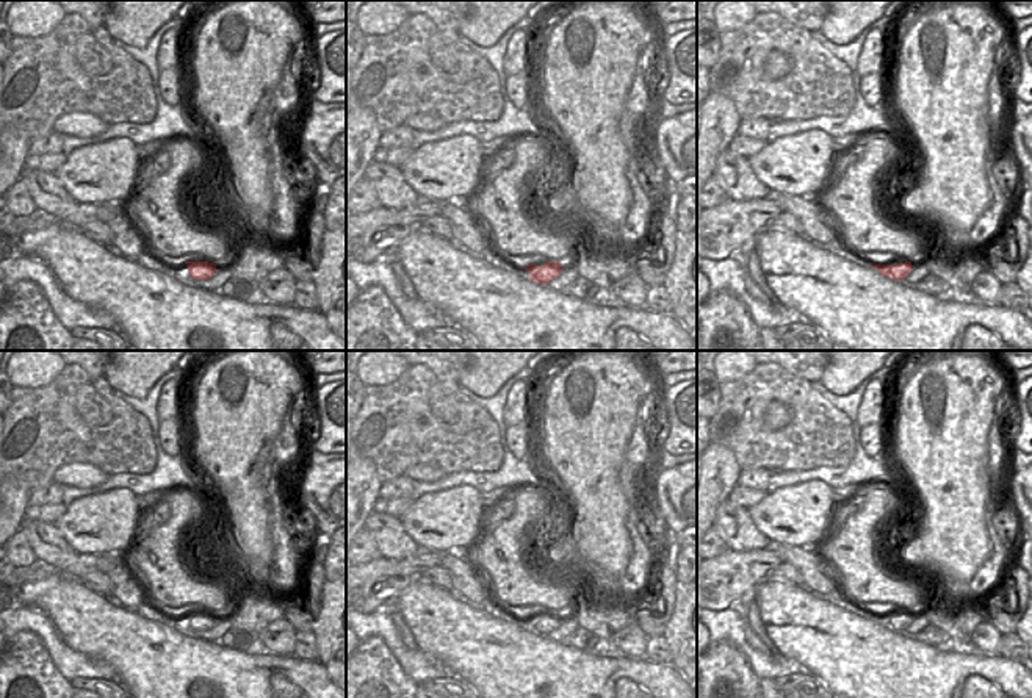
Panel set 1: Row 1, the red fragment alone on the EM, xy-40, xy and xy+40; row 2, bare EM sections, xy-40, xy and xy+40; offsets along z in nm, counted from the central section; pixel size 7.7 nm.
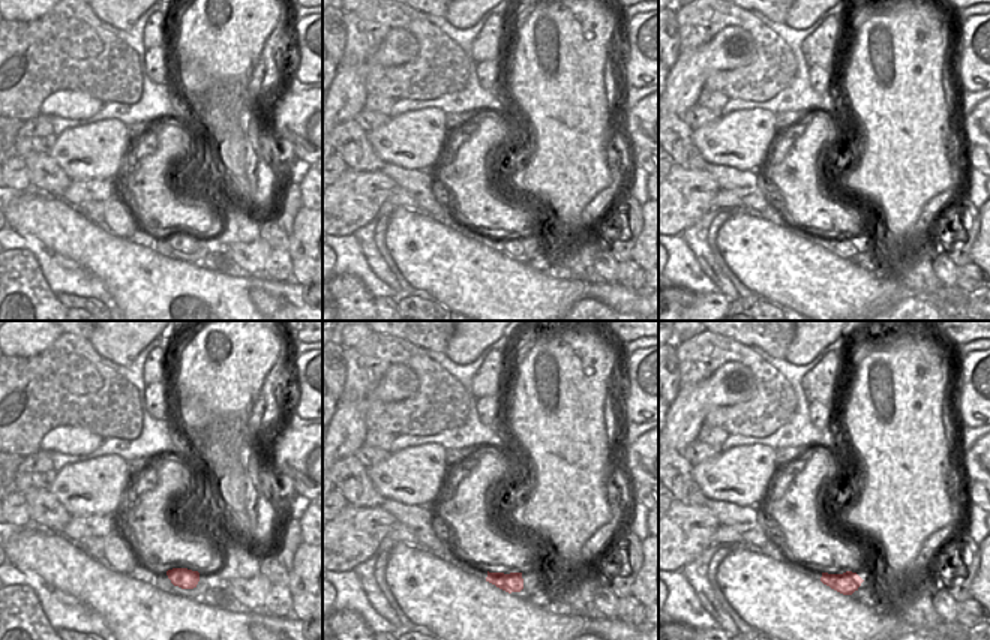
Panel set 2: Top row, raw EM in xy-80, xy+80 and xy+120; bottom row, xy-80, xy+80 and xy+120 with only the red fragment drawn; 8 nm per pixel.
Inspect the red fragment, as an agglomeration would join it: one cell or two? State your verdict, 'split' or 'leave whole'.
leave whole

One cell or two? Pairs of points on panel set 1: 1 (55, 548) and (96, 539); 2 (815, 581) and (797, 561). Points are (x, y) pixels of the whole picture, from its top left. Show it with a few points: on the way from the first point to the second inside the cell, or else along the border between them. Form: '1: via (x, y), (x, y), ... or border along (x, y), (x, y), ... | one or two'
1: border along (54, 525), (75, 553) | two
2: via (813, 576), (802, 565) | one

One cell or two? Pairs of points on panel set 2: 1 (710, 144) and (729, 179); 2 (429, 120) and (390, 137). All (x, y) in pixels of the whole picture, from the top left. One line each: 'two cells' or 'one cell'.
1: two cells
2: one cell

